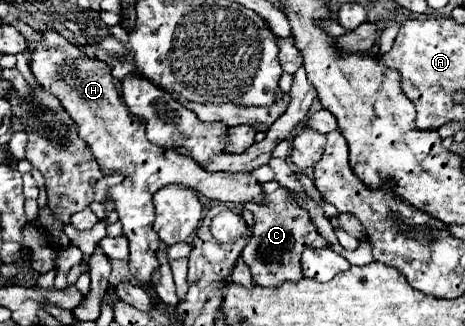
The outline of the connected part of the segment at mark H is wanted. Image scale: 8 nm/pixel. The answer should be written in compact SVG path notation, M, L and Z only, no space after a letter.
M52 29L40 31L40 41L28 41L30 69L36 81L52 91L62 103L62 107L70 113L80 129L80 137L88 143L96 161L104 169L104 173L122 173L126 179L110 189L110 197L120 215L120 223L124 225L124 235L130 241L130 273L144 285L152 287L152 273L160 269L160 261L156 251L160 247L160 239L152 229L154 221L154 205L152 195L166 185L186 185L196 189L200 195L220 203L266 203L266 193L256 177L250 173L208 173L196 161L160 145L154 145L146 139L144 121L140 117L132 117L128 107L124 105L120 85L112 77L108 65L98 61L96 57L88 57L82 49L68 43L62 35Z

